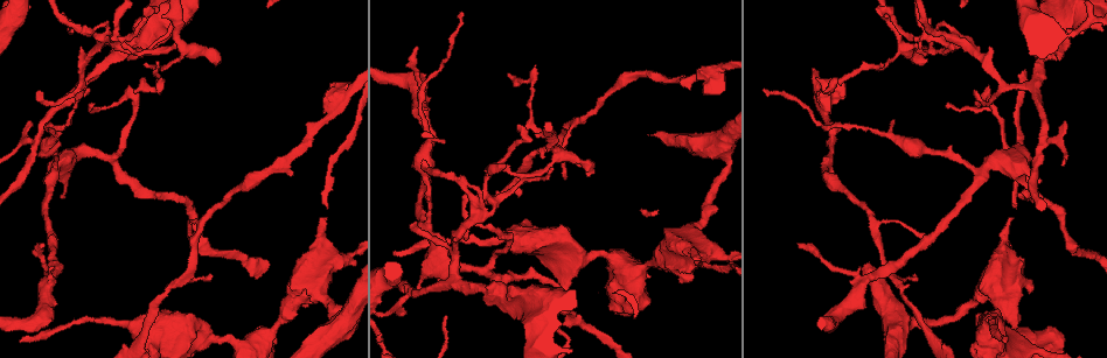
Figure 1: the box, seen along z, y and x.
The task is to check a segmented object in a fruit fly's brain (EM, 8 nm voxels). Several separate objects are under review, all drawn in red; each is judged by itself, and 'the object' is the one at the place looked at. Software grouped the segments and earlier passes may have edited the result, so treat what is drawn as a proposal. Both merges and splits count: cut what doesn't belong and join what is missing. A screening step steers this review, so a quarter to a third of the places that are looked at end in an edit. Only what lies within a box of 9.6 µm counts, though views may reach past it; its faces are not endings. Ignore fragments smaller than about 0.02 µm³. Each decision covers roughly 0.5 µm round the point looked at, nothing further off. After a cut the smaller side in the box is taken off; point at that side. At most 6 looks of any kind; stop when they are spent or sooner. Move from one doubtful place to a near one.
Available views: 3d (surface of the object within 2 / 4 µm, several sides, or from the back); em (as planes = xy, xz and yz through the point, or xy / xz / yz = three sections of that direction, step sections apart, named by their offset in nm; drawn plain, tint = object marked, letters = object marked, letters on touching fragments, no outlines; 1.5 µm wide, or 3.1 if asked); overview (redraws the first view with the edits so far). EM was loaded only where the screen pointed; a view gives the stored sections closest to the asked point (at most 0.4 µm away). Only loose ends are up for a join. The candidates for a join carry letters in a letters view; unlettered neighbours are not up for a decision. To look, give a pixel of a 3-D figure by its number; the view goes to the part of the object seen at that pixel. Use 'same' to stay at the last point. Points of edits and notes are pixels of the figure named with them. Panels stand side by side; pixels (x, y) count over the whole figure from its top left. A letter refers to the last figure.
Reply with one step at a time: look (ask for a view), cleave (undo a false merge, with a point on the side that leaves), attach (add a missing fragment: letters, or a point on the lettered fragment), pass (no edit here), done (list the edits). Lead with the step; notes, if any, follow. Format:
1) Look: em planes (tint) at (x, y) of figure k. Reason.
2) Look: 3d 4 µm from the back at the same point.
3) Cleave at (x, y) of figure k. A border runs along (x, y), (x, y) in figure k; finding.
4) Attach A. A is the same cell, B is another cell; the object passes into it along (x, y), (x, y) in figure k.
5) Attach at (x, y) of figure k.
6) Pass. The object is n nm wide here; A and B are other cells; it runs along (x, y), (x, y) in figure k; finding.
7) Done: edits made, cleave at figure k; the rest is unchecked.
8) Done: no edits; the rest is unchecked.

Look: em xy step 8 (tint) at (415, 290) of figure 1. Three-way junction.

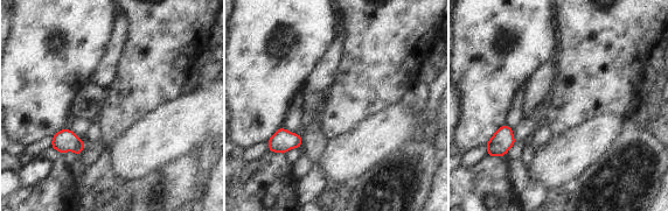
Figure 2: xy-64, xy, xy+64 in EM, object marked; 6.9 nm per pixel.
Look: em planes (letters) at the same point.

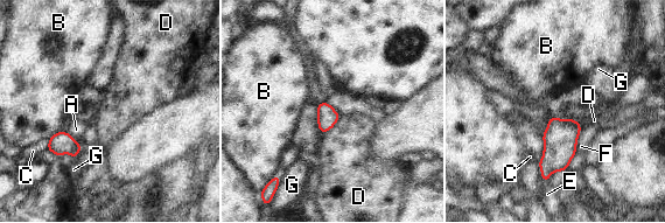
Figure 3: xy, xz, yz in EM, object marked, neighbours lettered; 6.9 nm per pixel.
Pass. A, B, C, D, E, F and G are other cells; a border runs along (341, 116), (323, 133) in figure 3; one neuron here.

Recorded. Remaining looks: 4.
Look: 3d 4 µm from the back at (888, 133) of figure 1. Sudden change in width.

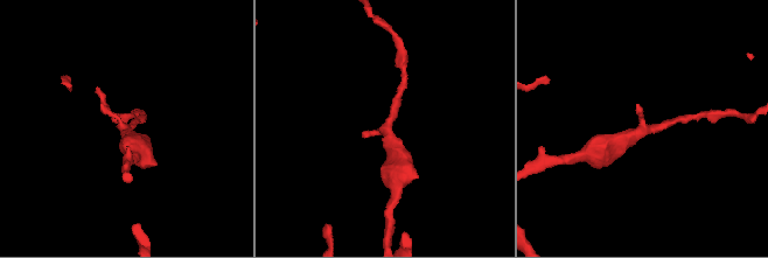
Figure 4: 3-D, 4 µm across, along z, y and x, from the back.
Look: em planes (tint) at (388, 128) of figure 4. Shape alone is not enough.

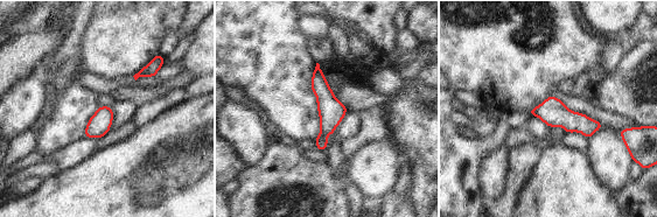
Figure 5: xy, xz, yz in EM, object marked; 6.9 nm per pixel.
Look: em planes (letters) at the same point. What lies round it.

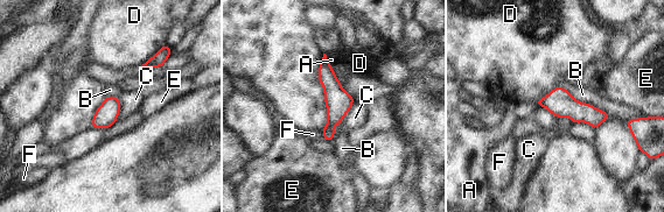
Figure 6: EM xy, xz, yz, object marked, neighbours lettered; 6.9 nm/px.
Pass. The longest contact is with B, 420 nm; A, B, C, D, E and F are other cells; one neuron here.

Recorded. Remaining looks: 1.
Done: no edits; the rest is unchecked.

